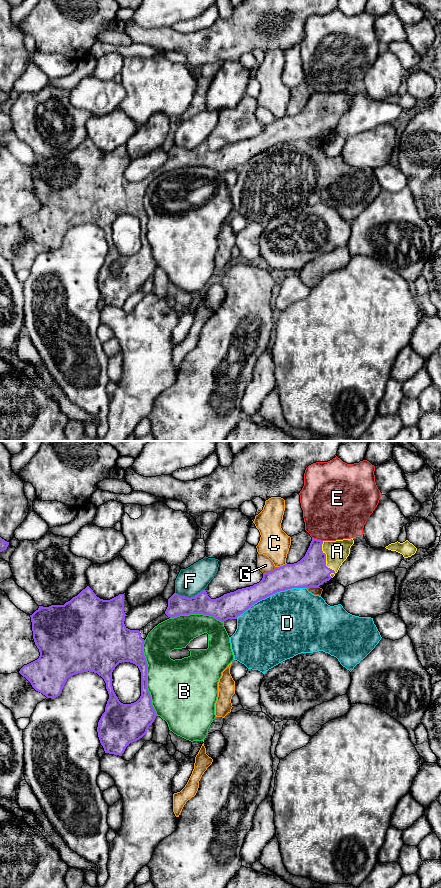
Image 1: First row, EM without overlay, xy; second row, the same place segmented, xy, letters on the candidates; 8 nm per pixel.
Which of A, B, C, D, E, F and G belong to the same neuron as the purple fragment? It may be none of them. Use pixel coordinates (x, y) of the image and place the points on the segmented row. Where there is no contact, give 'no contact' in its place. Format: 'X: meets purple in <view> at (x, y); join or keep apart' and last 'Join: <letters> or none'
A: meets purple in xy at (325, 561); join
B: meets purple in xy at (146, 678); keep apart
C: meets purple in xy at (280, 566); keep apart
D: meets purple in xy at (271, 594); keep apart
E: meets purple in xy at (316, 539); keep apart
F: meets purple in xy at (189, 598); keep apart
G: meets purple in xy at (269, 572); keep apart
Join: A

